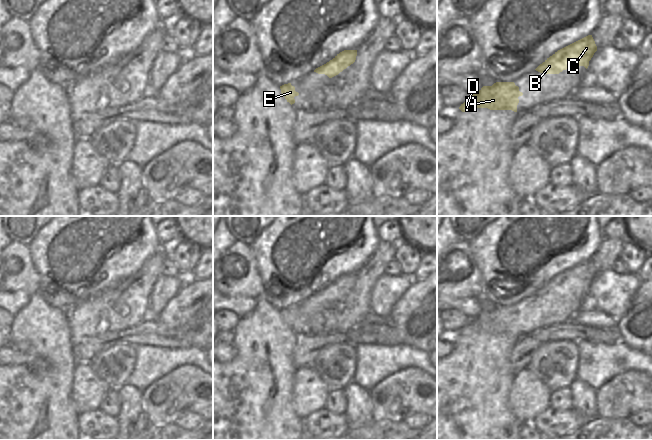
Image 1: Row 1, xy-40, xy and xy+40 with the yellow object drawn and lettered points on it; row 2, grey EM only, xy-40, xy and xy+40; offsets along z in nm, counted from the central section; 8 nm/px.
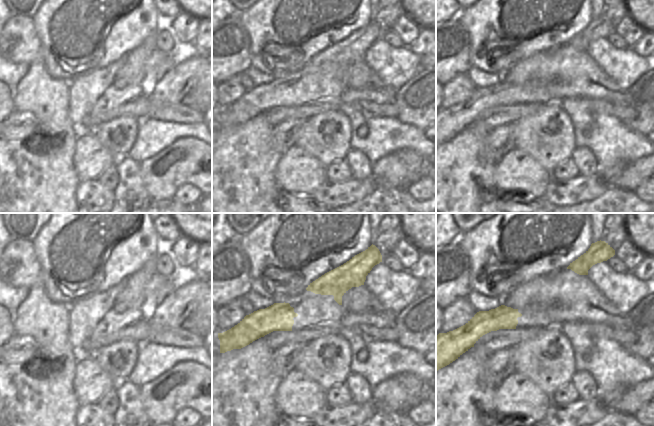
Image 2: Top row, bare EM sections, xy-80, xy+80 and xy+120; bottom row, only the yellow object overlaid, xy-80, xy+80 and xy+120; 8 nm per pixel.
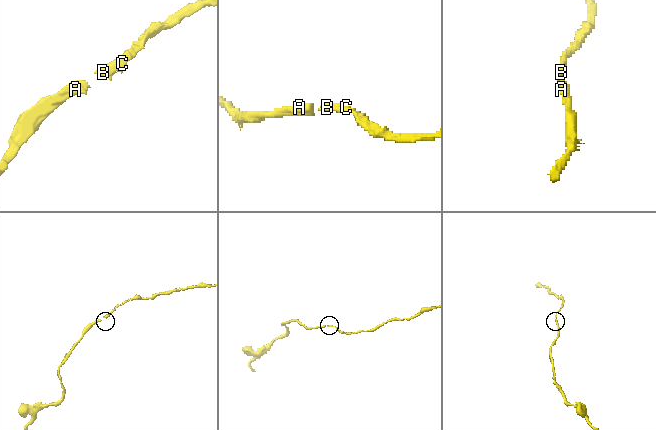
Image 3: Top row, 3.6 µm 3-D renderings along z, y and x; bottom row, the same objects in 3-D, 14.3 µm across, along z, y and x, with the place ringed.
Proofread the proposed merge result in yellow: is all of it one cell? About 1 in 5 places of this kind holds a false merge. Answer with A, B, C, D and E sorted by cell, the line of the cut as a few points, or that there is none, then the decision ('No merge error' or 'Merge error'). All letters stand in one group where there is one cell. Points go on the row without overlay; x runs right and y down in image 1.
Groups: A B C D E. No split. No merge error

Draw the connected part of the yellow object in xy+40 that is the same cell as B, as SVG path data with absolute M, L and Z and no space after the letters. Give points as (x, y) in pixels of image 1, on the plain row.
M588 259L560 274L547 282L535 294L546 298L559 298L573 289L589 290L589 285L597 275L592 259Z

